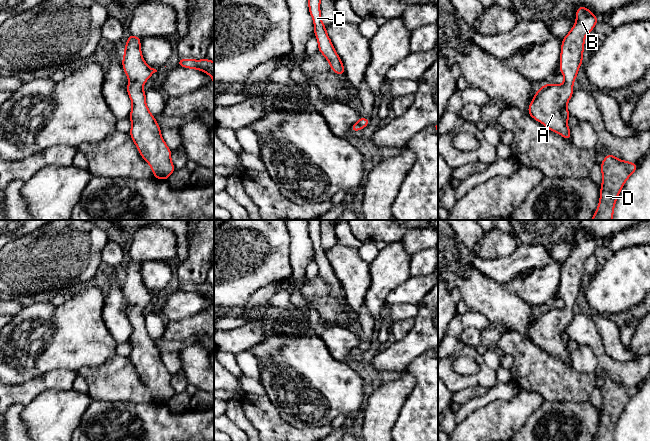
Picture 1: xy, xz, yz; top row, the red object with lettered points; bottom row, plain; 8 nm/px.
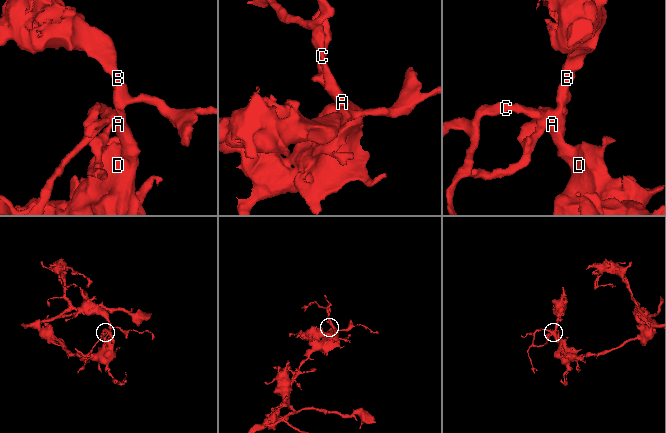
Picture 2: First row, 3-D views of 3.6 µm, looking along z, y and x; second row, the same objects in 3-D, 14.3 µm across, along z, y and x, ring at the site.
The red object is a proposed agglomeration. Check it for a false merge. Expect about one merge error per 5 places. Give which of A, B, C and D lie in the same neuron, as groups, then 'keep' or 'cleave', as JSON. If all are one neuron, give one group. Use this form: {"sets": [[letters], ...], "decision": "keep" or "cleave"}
{"sets": [["A", "B", "C", "D"]], "decision": "keep"}

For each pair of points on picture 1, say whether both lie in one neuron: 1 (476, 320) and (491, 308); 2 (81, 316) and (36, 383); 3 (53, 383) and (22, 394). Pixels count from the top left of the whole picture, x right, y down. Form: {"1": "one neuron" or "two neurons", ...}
{"1": "two neurons", "2": "two neurons", "3": "one neuron"}

